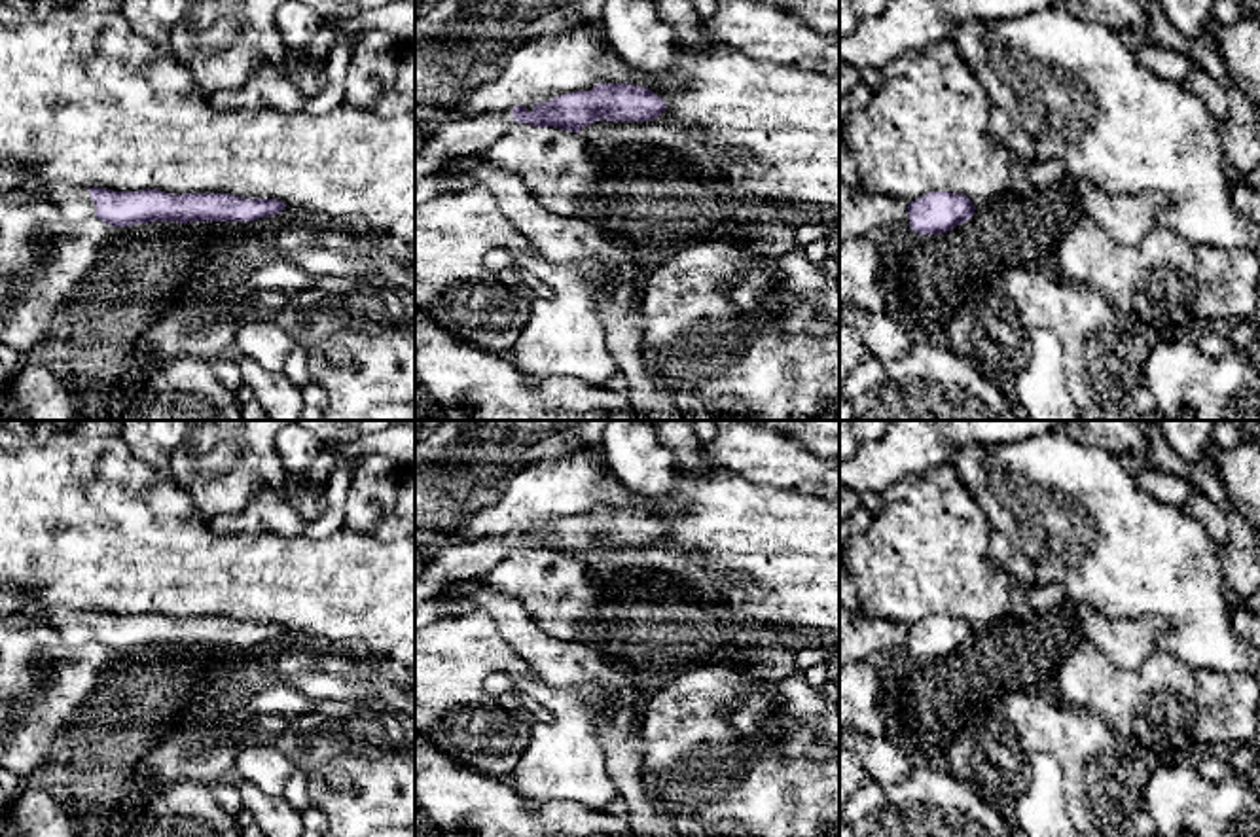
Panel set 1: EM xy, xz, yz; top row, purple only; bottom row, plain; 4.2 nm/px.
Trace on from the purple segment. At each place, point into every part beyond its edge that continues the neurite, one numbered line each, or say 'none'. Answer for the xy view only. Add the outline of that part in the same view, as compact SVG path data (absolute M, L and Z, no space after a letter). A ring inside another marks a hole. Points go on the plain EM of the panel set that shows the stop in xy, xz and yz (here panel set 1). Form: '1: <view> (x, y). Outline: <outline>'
1: xy (74, 627). Outline: M30 606L25 608L19 614L19 617L34 625L45 625L53 629L61 636L61 640L70 648L95 642L97 638L89 612L78 612L66 606Z

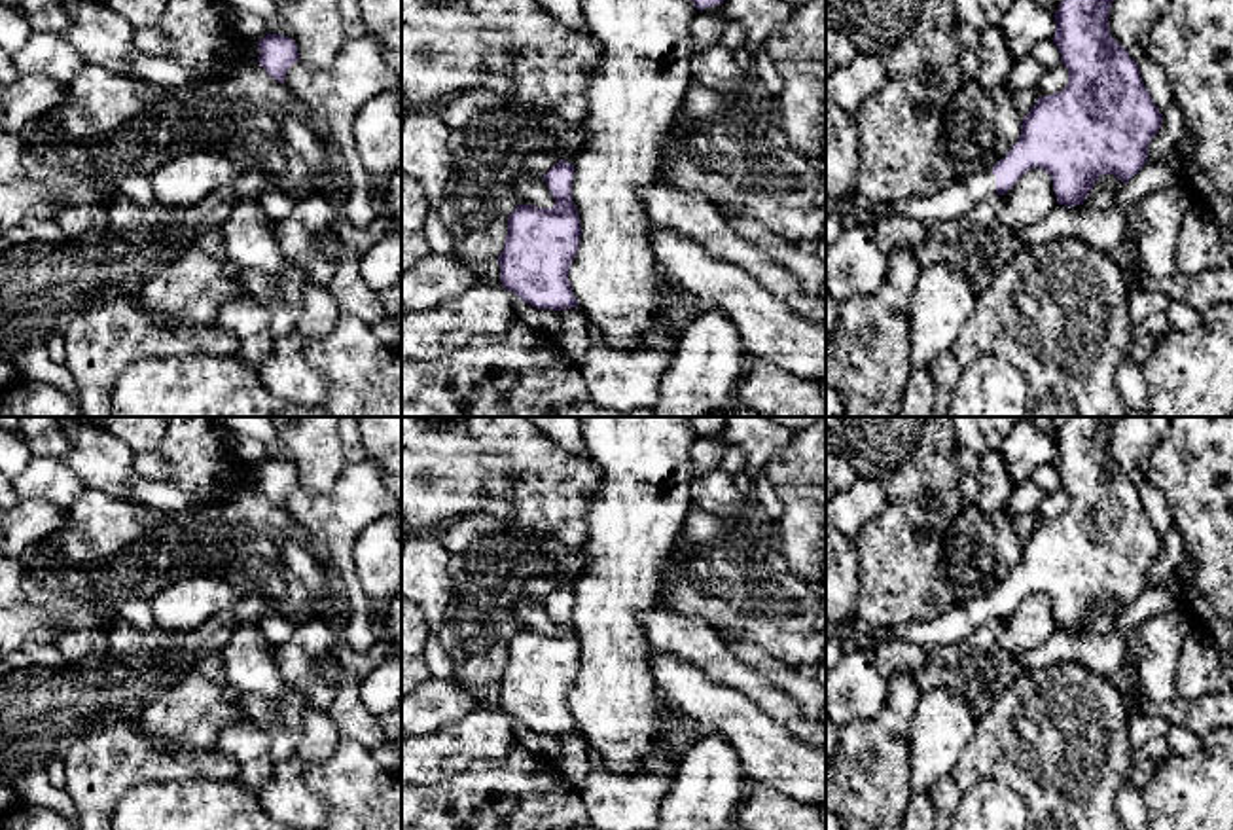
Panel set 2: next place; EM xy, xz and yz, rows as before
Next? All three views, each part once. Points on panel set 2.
1: yz (955, 624). Outline: M992 591L955 604L951 610L930 622L913 620L892 627L873 627L856 618L847 623L826 622L826 637L850 635L873 639L871 644L858 650L875 650L879 644L894 639L917 642L926 648L947 646L968 637L981 623L996 620L996 601L992 599Z

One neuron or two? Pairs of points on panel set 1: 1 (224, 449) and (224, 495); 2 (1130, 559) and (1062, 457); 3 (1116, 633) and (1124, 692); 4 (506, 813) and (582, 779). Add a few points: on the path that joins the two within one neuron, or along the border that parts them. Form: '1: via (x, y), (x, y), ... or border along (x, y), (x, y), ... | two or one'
1: via (224, 461), (220, 474), (224, 483) | one
2: via (1109, 534), (1086, 500), (1086, 493), (1075, 481) | one
3: border along (1084, 641), (1092, 642), (1116, 665), (1135, 671) | two
4: border along (506, 779), (531, 807), (569, 801) | two

